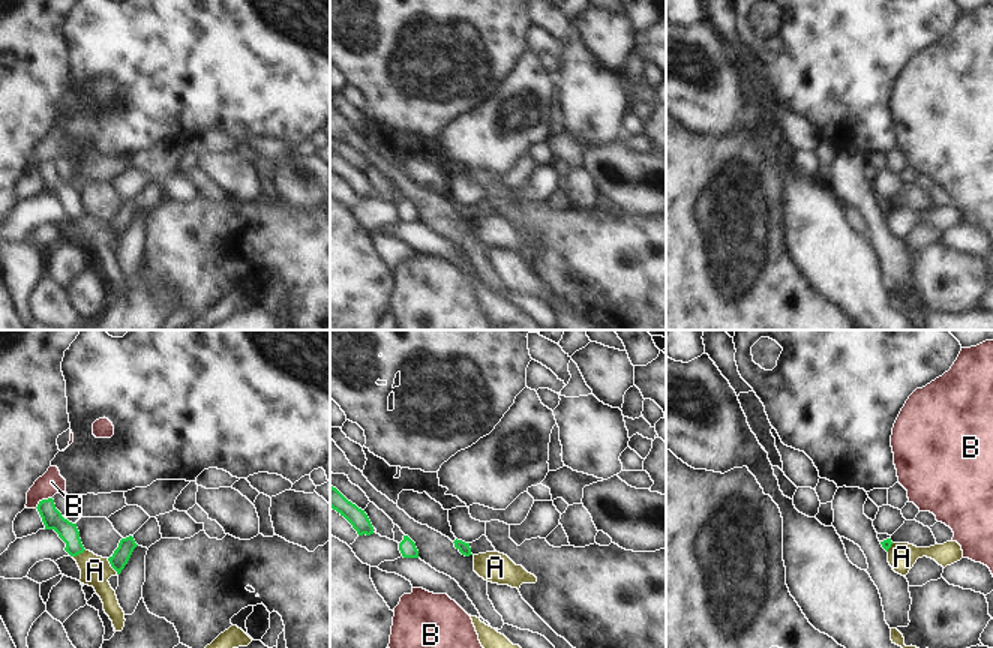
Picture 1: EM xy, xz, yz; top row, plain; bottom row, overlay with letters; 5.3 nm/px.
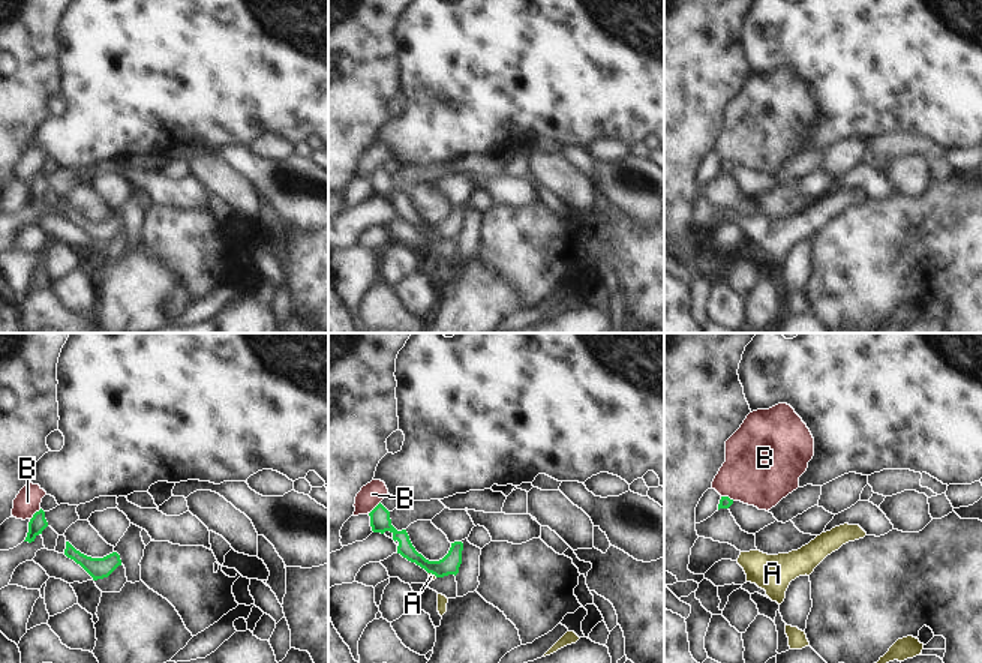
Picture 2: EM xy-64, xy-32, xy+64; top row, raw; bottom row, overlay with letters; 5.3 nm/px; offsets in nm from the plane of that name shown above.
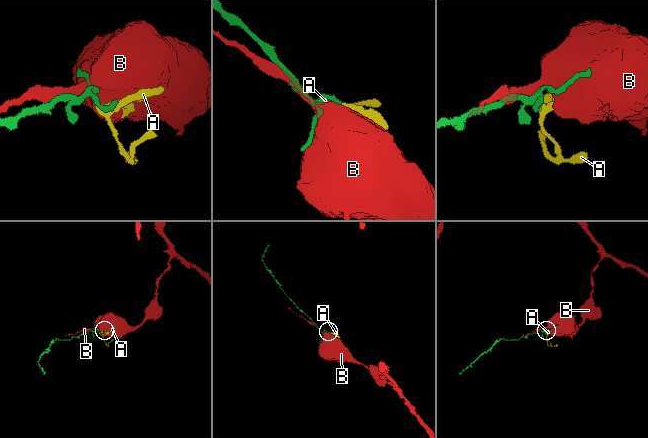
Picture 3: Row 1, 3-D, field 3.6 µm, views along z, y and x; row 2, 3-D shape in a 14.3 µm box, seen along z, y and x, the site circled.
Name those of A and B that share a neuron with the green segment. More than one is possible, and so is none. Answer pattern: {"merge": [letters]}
{"merge": []}

